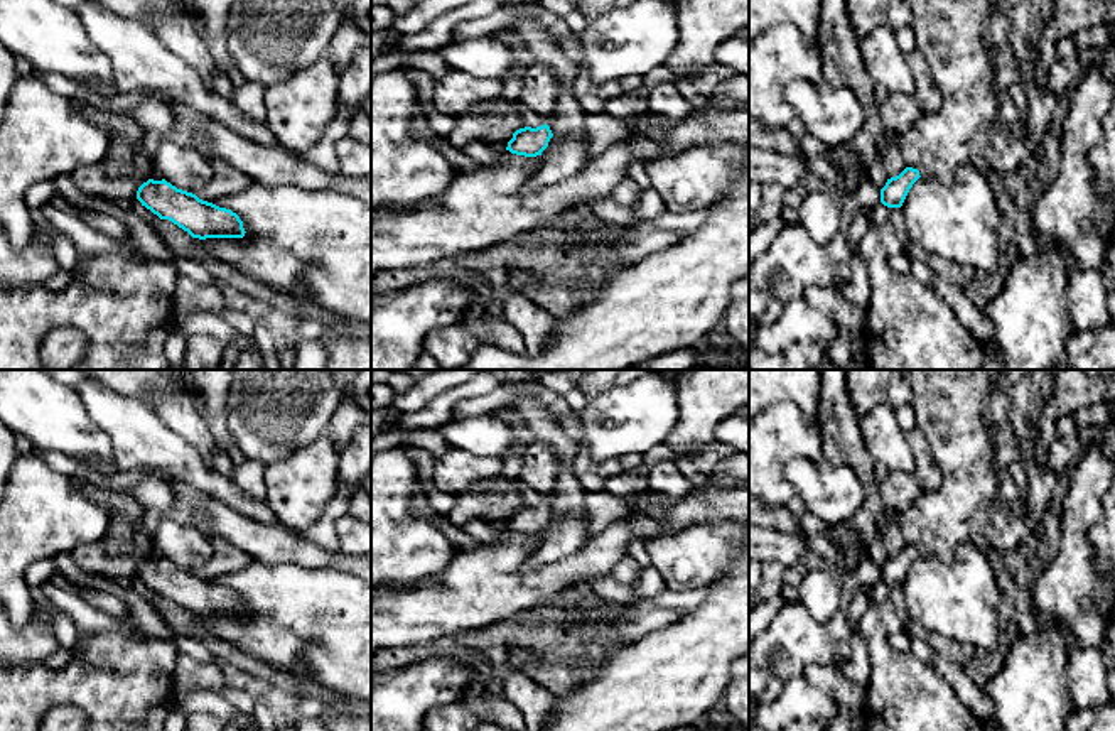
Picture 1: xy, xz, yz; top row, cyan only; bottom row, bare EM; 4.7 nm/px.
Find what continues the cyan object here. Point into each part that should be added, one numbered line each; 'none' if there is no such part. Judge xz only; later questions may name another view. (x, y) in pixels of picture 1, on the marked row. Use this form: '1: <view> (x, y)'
none

